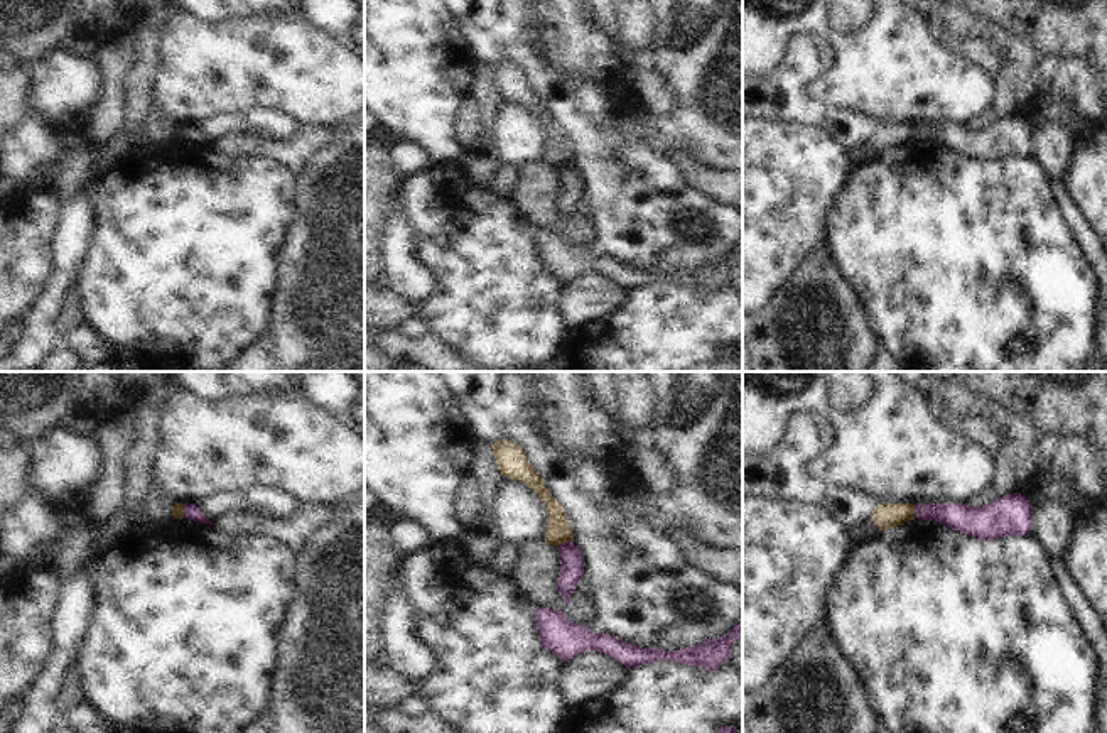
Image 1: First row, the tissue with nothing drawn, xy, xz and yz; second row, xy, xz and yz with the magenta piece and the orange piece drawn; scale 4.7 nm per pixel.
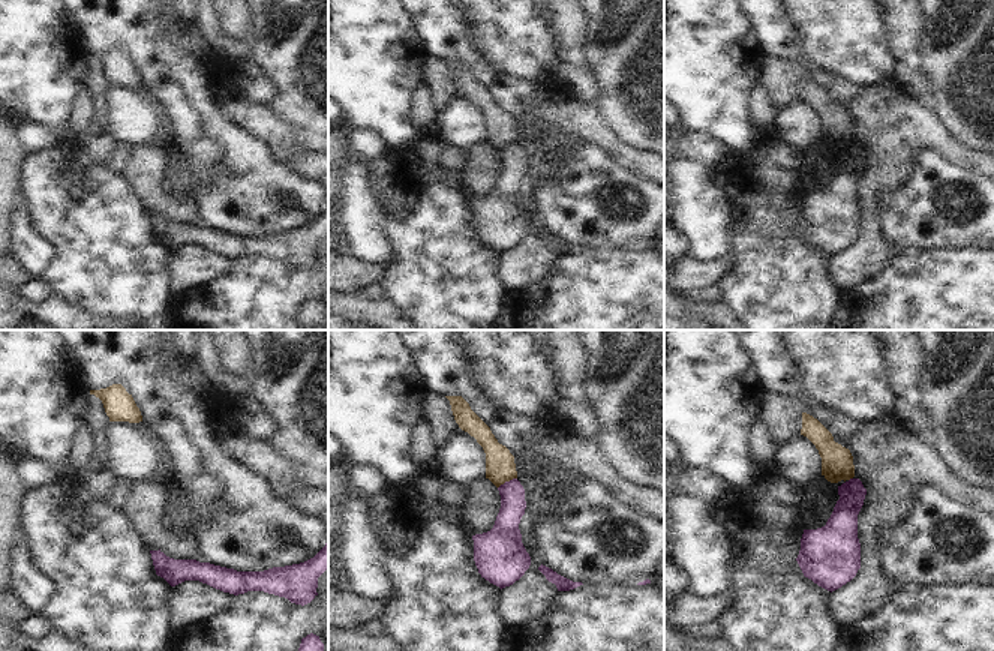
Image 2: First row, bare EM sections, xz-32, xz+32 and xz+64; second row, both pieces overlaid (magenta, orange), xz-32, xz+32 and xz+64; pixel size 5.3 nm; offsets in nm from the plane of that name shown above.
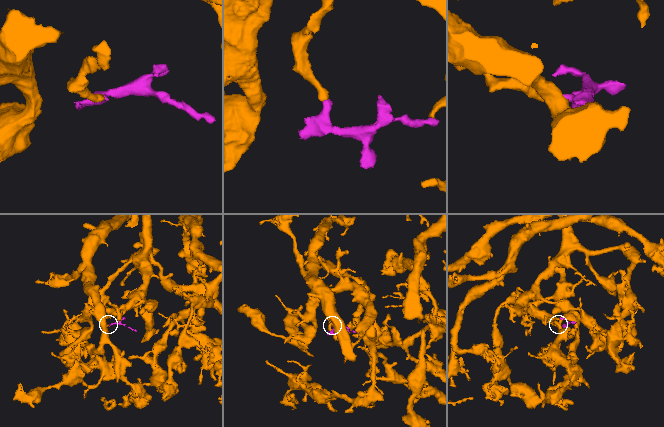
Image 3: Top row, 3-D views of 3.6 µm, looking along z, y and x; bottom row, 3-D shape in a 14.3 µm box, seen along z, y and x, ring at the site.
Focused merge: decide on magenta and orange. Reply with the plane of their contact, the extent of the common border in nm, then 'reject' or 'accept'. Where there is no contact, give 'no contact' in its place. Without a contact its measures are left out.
contact in xz; length 80 nm; reject

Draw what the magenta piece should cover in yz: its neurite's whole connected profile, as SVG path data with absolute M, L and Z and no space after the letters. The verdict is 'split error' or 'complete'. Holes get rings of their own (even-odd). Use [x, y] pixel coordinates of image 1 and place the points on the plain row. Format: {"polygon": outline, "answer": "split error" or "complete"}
{"polygon": "M1011 115L982 128L965 125L915 125L915 140L935 142L969 159L992 162L1029 155L1033 128L1024 115Z", "answer": "complete"}

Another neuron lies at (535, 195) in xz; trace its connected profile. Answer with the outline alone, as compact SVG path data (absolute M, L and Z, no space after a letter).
M530 162L518 167L518 181L508 198L533 230L552 230L577 247L587 247L592 238L589 226L565 225L557 211L559 194L559 169L545 162Z

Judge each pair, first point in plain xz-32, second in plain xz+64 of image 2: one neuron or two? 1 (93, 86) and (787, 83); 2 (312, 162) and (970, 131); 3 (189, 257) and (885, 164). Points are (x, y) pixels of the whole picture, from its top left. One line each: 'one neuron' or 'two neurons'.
1: one neuron
2: two neurons
3: one neuron

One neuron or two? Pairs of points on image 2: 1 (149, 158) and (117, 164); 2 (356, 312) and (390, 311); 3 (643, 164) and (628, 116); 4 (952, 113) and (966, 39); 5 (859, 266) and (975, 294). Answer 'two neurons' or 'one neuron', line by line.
1: two neurons
2: one neuron
3: two neurons
4: one neuron
5: two neurons

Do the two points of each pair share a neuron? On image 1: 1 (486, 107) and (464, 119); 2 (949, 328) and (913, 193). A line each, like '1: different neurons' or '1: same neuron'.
1: different neurons
2: same neuron

